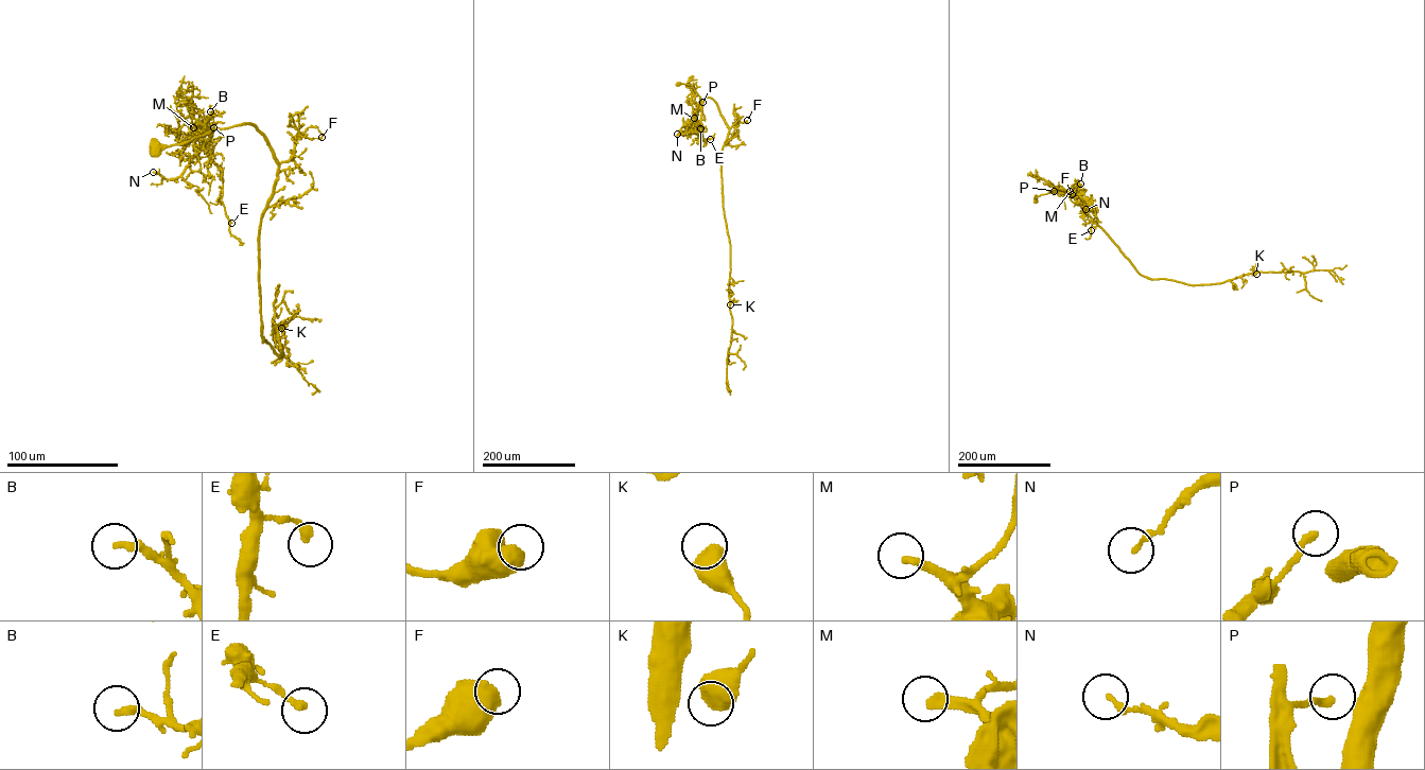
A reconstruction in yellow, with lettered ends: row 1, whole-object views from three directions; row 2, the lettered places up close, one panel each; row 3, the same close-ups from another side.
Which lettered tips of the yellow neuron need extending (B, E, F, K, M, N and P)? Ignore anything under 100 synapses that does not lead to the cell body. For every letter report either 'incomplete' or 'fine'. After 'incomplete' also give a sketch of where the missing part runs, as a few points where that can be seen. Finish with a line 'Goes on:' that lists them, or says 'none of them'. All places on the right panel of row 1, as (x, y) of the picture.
B: fine
E: fine
F: fine
K: fine
M: incomplete
N: fine
P: fine
Goes on: M

